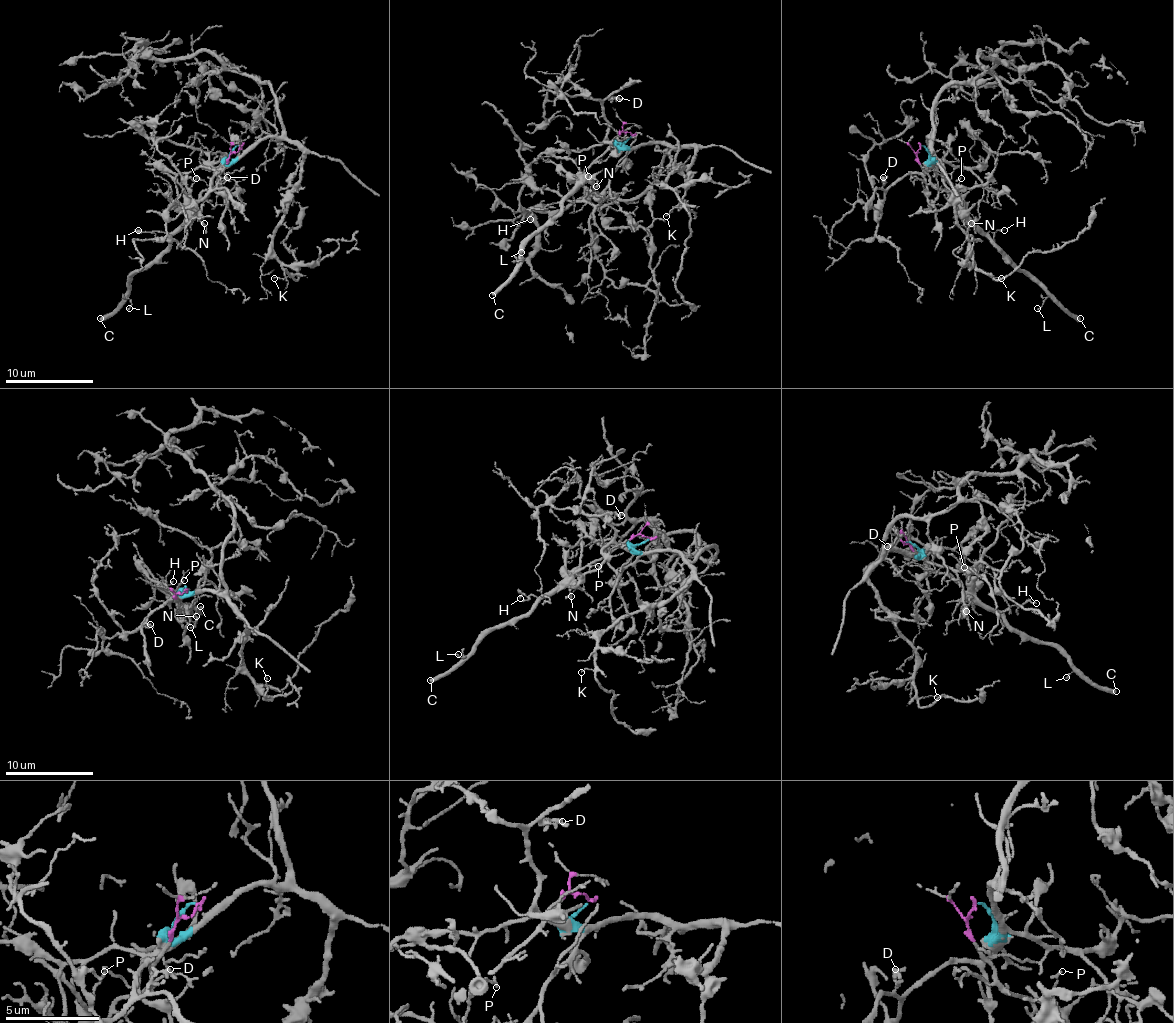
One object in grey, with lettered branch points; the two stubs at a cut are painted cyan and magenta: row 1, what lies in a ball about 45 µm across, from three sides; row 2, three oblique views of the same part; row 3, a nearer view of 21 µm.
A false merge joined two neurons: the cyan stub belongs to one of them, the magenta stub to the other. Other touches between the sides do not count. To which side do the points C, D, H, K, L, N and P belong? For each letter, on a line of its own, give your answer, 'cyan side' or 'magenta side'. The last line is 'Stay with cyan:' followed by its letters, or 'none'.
C: magenta side
D: cyan side
H: magenta side
K: cyan side
L: magenta side
N: magenta side
P: magenta side
Stay with cyan: D, K

